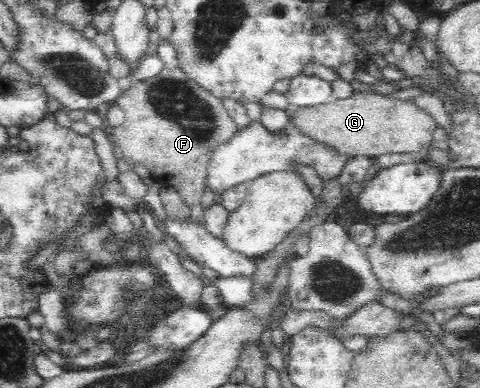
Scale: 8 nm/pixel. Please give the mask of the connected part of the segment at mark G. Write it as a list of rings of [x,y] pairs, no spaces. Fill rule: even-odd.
[[[355,92],[351,97],[335,99],[319,108],[296,108],[287,104],[285,113],[295,123],[297,131],[354,157],[376,158],[384,153],[406,156],[428,147],[438,128],[435,118],[417,106],[414,99],[402,100],[375,92]]]

